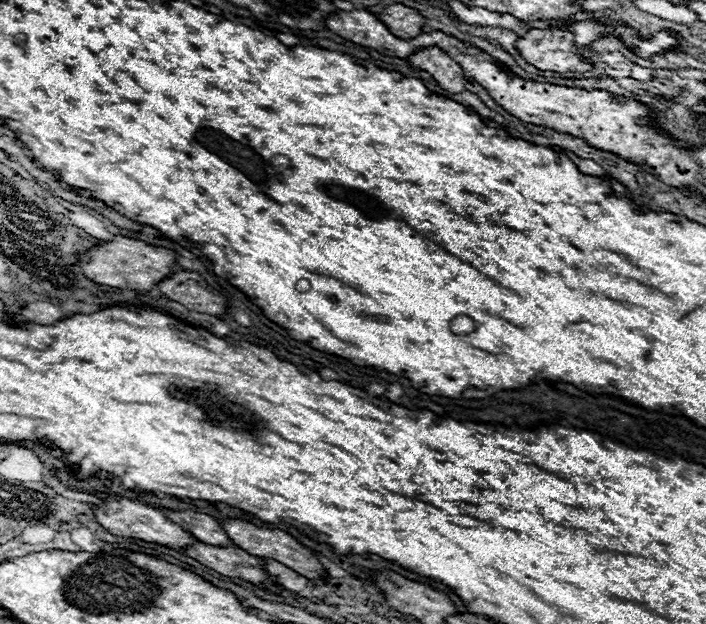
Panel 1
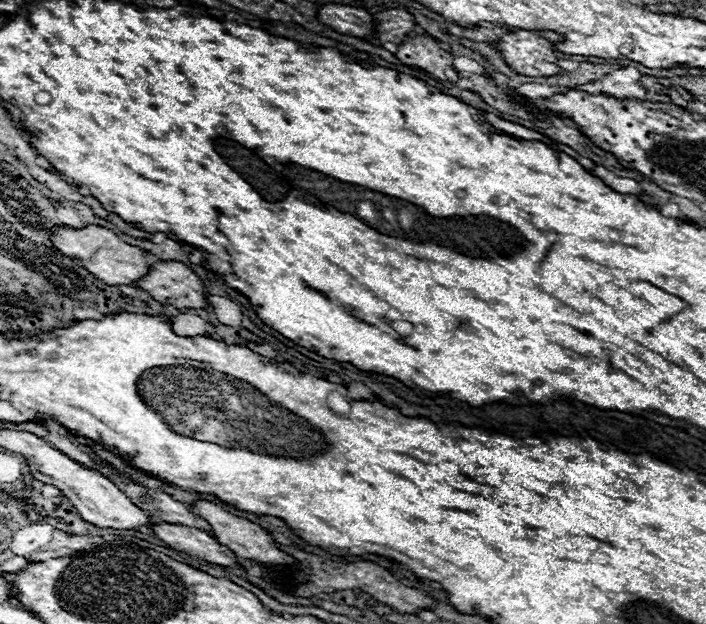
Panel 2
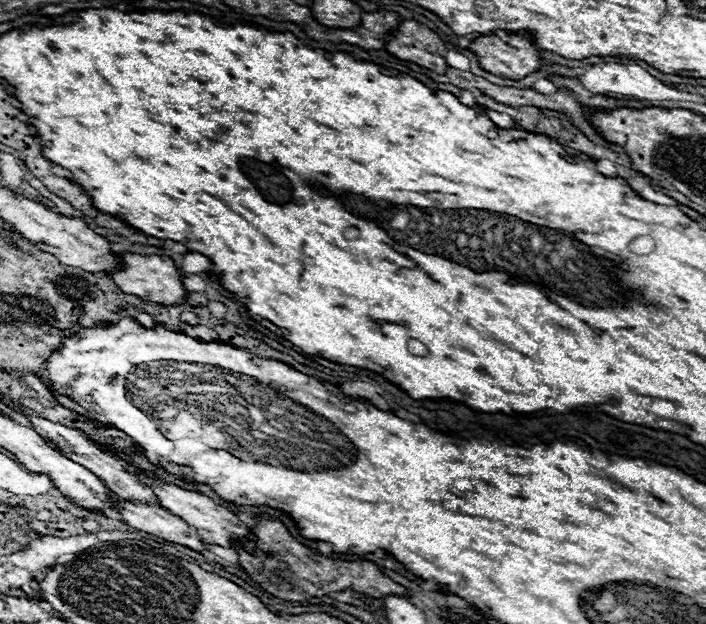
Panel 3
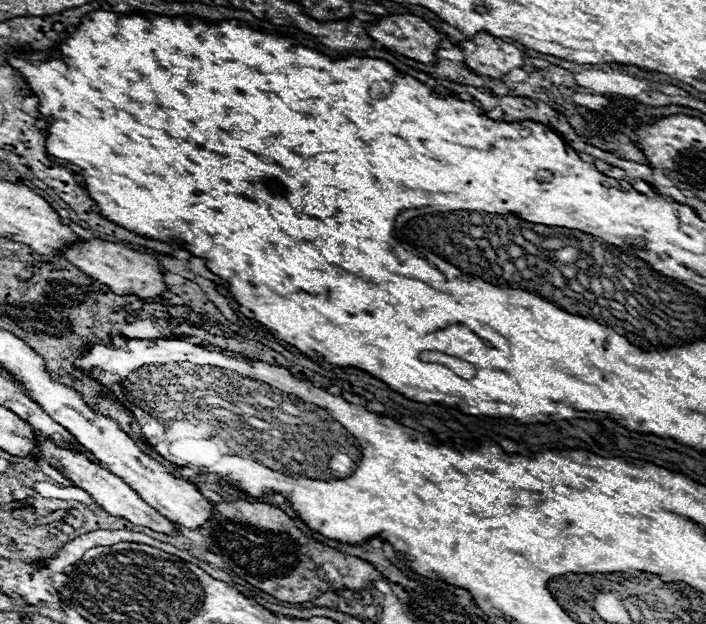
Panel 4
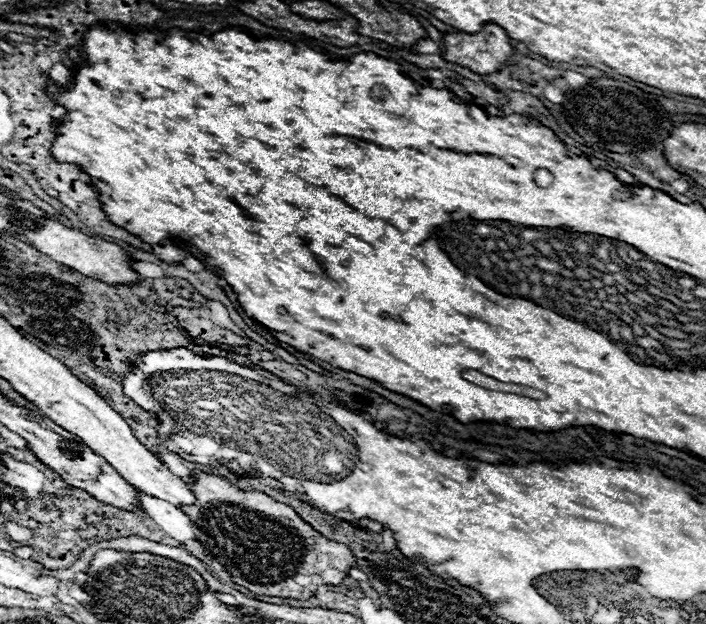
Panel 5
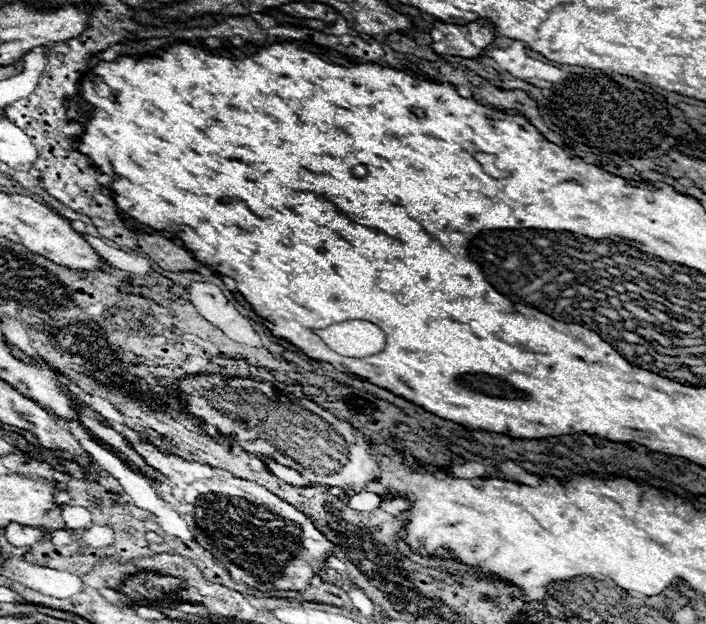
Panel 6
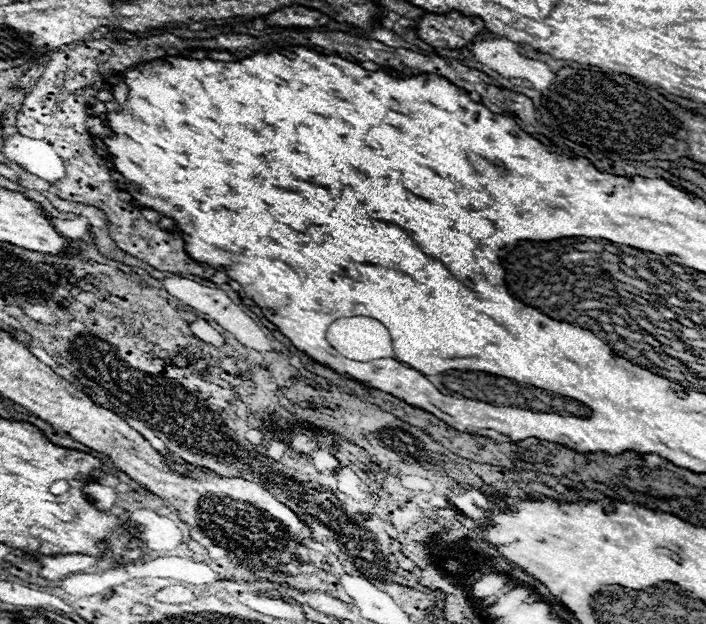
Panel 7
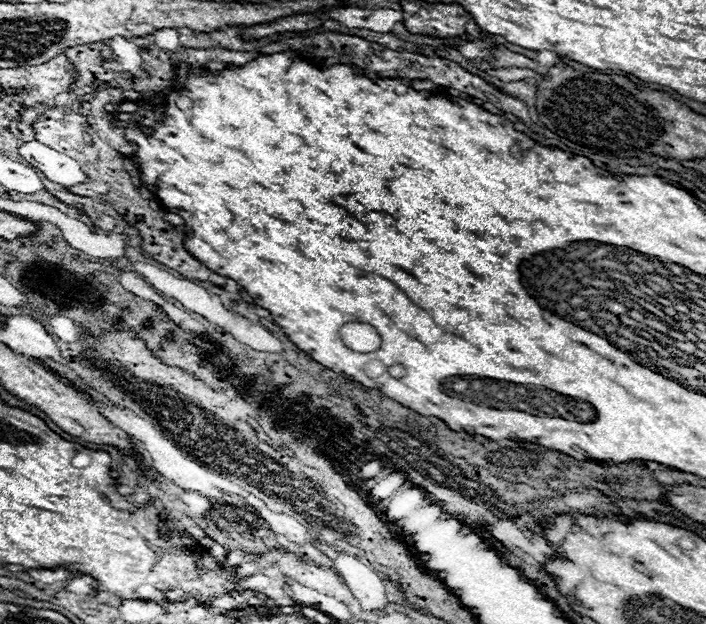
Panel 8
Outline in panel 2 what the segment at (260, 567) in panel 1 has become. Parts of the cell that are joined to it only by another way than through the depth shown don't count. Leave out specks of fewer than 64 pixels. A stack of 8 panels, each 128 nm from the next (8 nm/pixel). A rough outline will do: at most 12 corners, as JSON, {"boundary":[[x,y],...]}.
{"boundary":[[154,522],[150,530],[176,550],[220,566],[236,554],[210,534]]}

